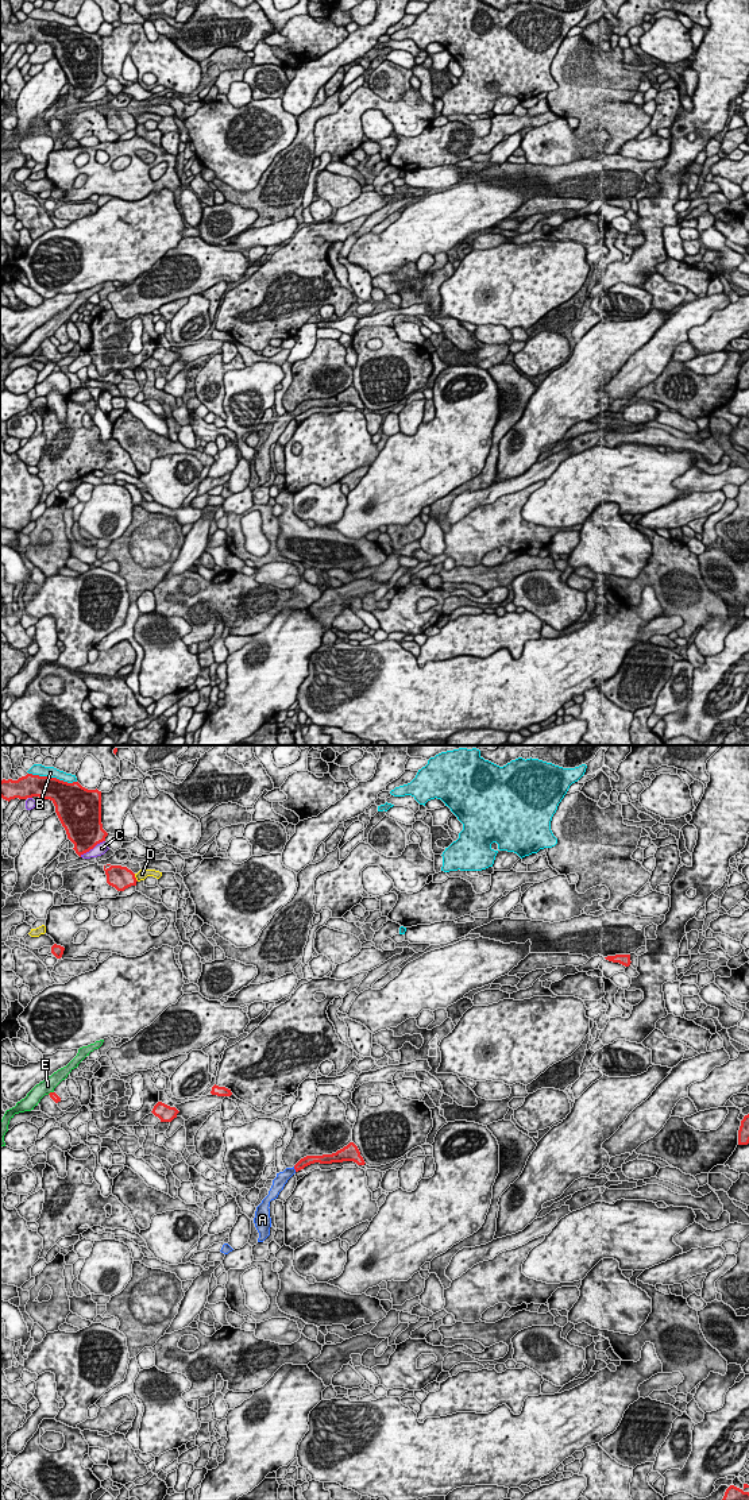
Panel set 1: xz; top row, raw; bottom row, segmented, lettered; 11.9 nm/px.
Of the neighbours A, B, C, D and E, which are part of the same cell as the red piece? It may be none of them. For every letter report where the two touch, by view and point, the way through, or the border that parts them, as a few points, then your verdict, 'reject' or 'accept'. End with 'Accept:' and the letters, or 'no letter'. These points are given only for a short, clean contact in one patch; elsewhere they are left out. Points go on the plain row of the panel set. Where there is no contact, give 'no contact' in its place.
A: xz (294, 412) | across xz (308, 404), (294, 412), (282, 421) | accept
B: xz (53, 22) | reject
C: xz (92, 92) | reject
D: xz (135, 122) | reject
E: xz (50, 336) | along xz (53, 335), (47, 338) | reject
Accept: A

